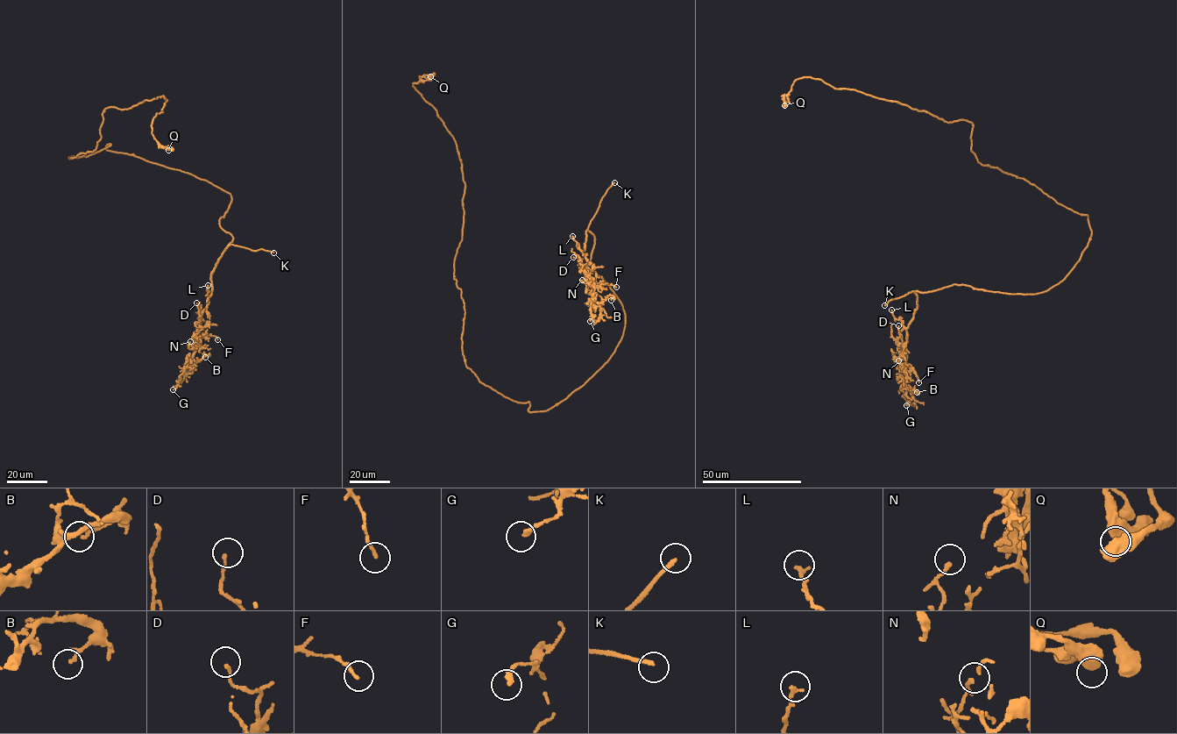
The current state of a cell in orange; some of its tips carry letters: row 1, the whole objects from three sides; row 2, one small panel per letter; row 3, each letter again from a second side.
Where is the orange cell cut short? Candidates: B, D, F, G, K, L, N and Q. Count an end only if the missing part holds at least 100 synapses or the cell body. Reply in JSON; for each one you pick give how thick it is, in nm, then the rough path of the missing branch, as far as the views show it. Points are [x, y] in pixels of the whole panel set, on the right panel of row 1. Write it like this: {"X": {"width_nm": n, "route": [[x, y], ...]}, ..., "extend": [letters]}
{"K": {"width_nm": 180, "route": [[884, 305], [880, 316], [871, 317], [861, 306], [855, 285]]}, "extend": ["K"]}

